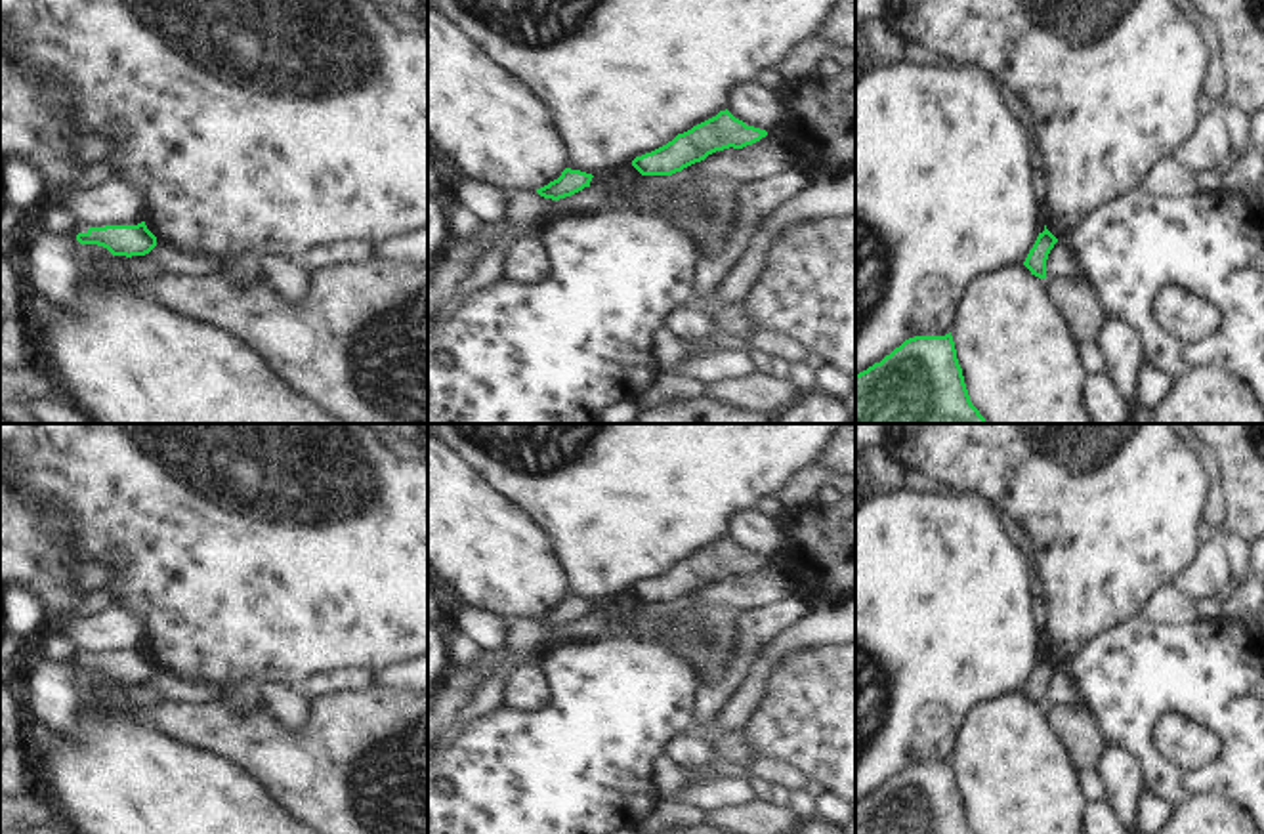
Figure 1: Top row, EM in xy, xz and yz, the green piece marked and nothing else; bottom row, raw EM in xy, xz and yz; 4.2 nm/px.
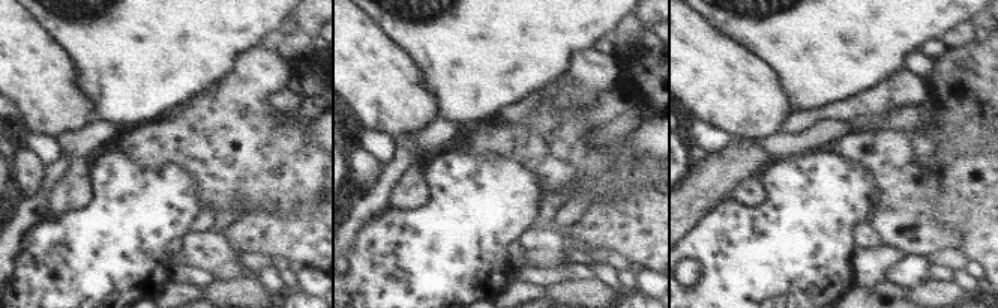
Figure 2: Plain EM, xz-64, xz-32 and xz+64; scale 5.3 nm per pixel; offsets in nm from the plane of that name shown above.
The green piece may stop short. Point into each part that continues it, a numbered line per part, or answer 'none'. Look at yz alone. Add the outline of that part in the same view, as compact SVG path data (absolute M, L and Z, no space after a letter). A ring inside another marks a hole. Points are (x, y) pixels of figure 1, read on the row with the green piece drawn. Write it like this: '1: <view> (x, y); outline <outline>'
none

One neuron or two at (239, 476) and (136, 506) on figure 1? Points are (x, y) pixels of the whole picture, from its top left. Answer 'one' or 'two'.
one

